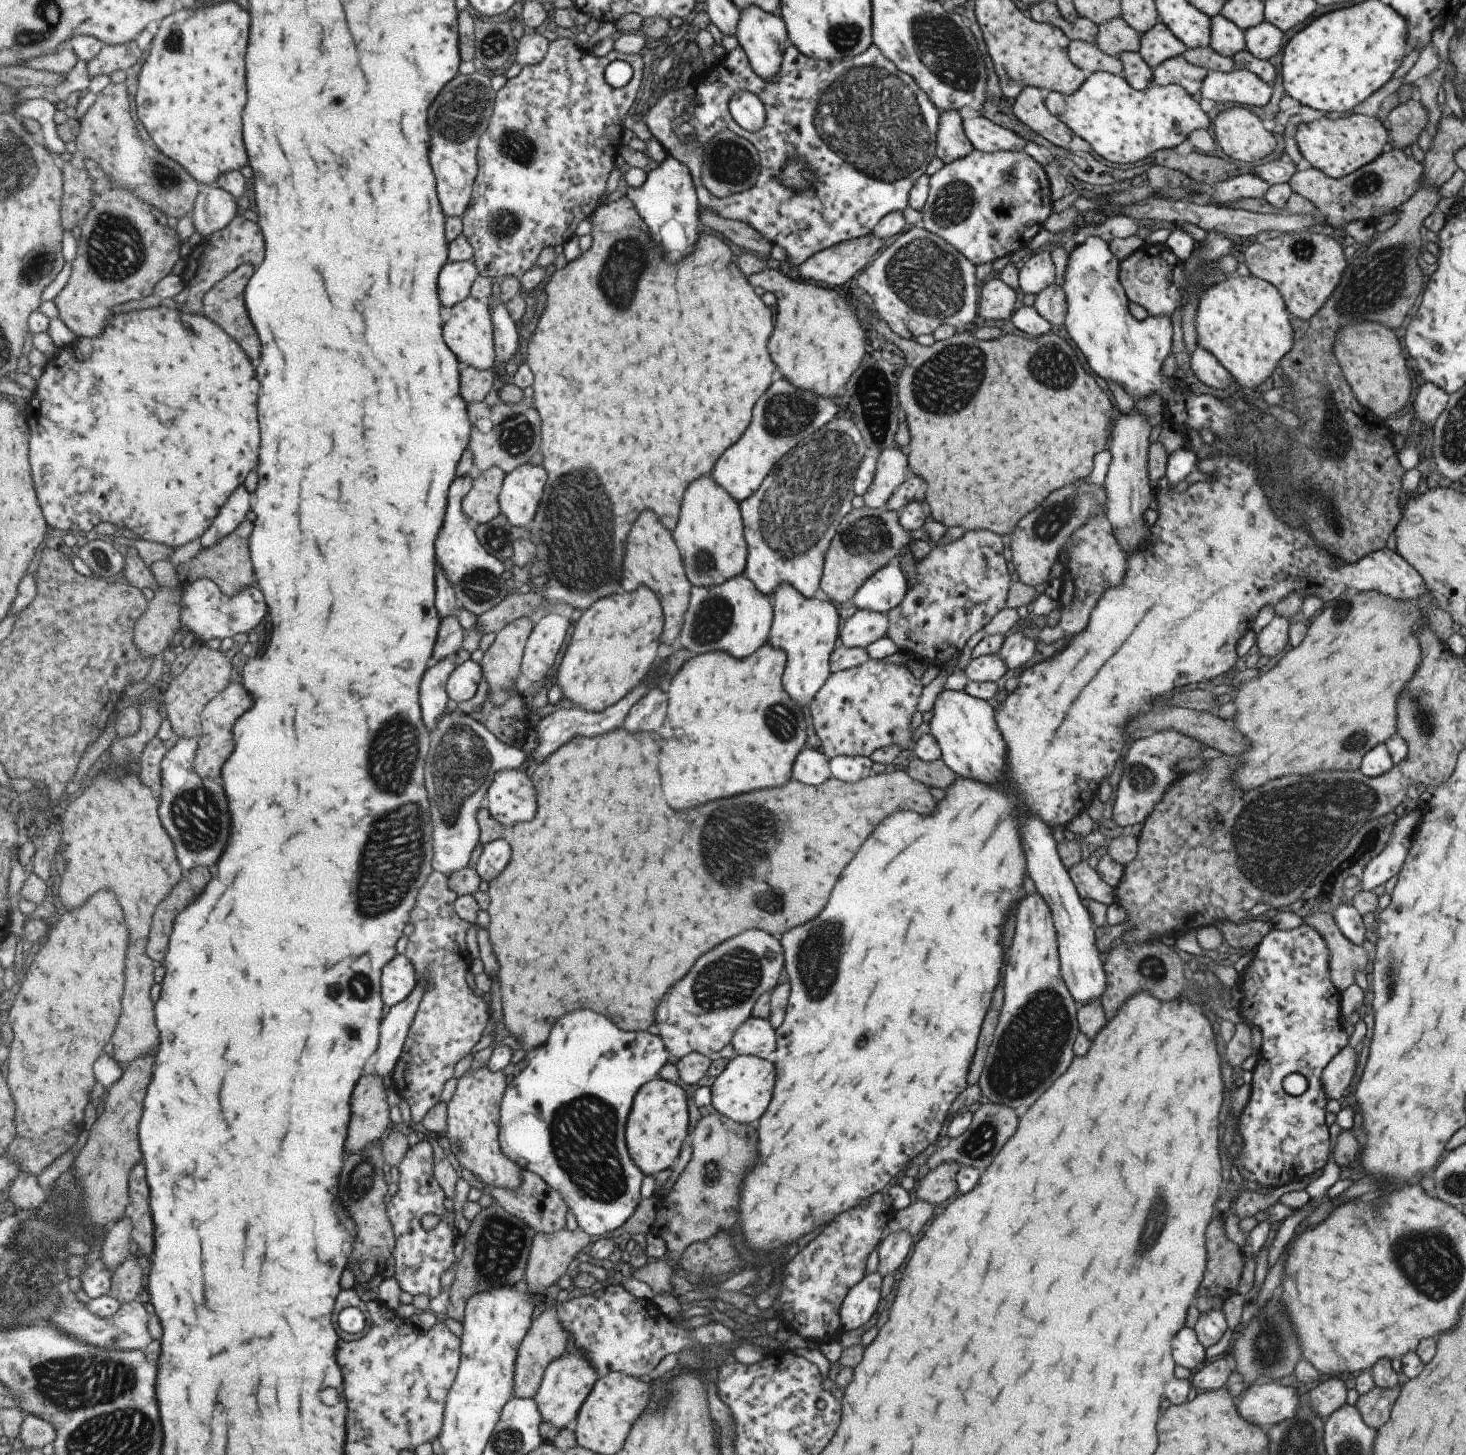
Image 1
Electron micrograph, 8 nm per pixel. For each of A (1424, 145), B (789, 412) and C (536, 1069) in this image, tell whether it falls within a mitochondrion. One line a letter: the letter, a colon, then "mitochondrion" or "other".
A: other
B: mitochondrion
C: other

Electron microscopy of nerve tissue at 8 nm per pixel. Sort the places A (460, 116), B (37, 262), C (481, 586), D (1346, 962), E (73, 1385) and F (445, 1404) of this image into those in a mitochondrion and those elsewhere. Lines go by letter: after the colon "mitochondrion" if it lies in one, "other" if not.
A: mitochondrion
B: mitochondrion
C: mitochondrion
D: mitochondrion
E: mitochondrion
F: other

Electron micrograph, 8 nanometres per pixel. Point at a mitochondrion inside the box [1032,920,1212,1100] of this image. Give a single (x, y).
(1152, 968)

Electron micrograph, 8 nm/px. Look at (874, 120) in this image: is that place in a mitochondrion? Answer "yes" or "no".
yes

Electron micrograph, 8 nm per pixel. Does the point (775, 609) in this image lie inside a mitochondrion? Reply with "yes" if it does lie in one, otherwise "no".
no

